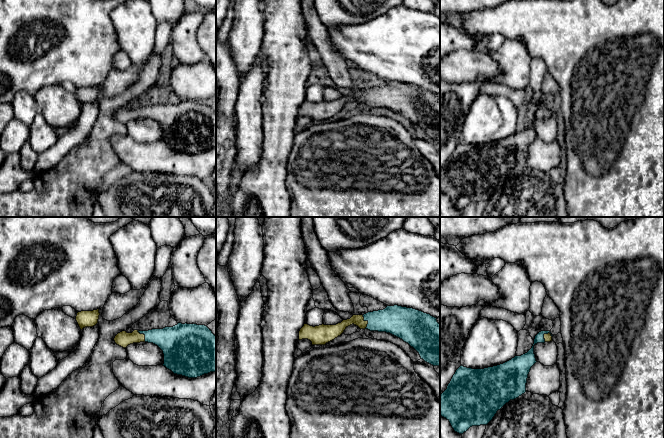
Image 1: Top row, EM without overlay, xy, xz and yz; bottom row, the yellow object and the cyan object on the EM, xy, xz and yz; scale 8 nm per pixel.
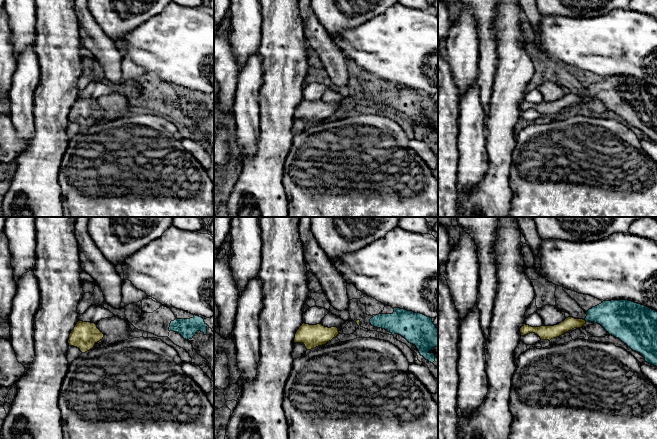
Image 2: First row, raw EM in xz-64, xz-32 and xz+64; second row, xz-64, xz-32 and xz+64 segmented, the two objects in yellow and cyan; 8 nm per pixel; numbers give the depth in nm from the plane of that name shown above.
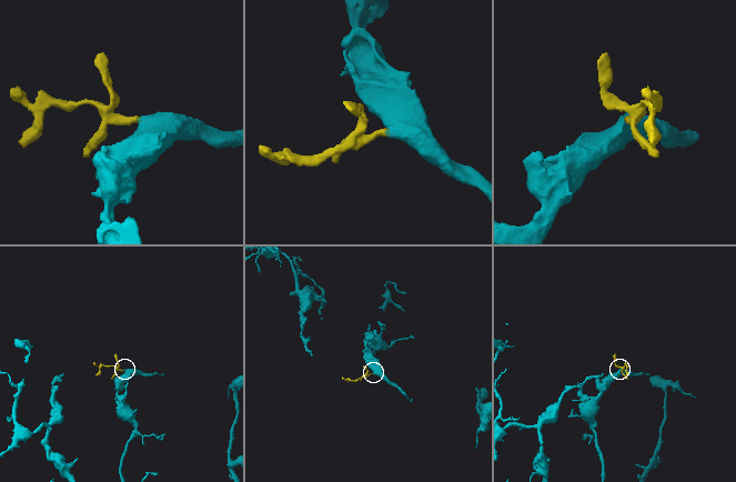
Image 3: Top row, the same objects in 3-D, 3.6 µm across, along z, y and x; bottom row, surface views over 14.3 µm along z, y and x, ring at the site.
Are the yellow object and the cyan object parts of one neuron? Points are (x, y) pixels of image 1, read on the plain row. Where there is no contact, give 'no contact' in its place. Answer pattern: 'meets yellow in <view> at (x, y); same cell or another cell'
meets yellow in xz at (367, 98); same cell

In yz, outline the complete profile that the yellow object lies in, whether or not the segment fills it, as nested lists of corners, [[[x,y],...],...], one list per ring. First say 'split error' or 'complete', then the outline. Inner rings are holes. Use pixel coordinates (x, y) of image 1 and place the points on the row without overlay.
split error; [[[550,107],[539,108],[534,115],[532,124],[521,132],[515,132],[511,136],[493,143],[484,145],[472,145],[460,142],[453,151],[447,165],[440,171],[440,192],[446,194],[455,208],[463,210],[472,202],[487,201],[510,176],[514,176],[526,168],[526,159],[531,143],[537,138],[534,130],[534,121],[552,117]]]

